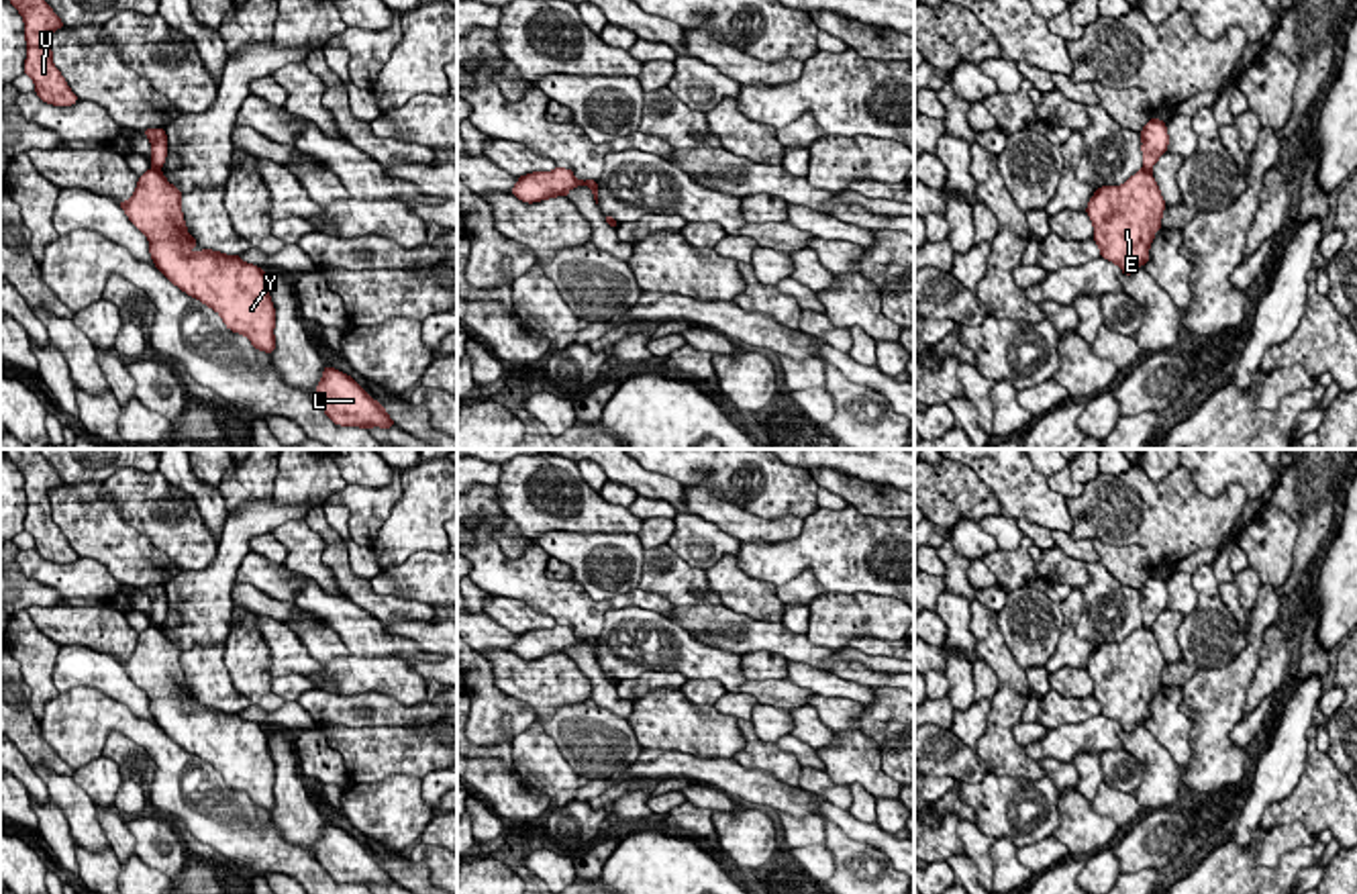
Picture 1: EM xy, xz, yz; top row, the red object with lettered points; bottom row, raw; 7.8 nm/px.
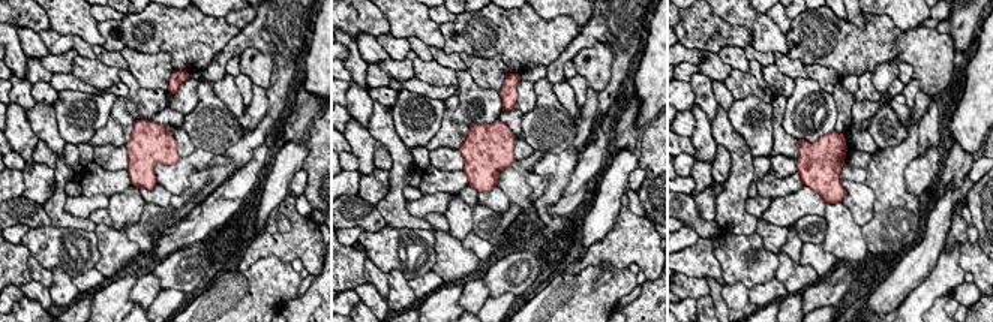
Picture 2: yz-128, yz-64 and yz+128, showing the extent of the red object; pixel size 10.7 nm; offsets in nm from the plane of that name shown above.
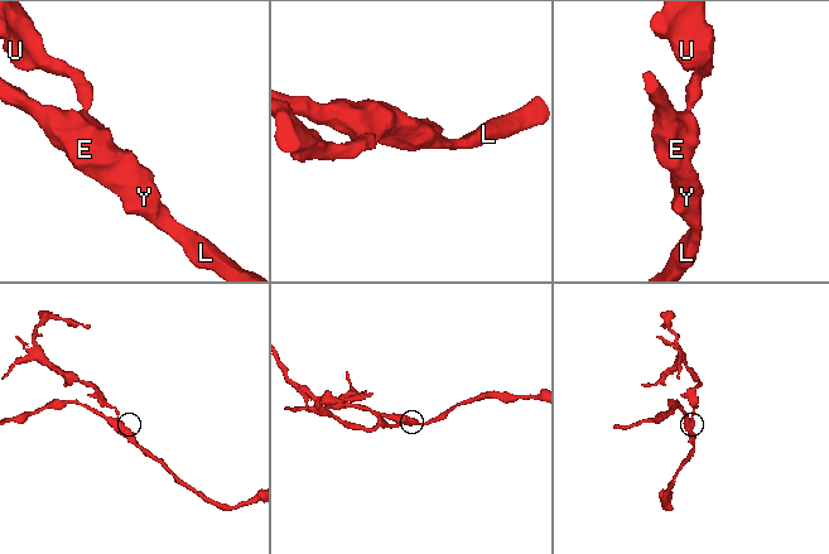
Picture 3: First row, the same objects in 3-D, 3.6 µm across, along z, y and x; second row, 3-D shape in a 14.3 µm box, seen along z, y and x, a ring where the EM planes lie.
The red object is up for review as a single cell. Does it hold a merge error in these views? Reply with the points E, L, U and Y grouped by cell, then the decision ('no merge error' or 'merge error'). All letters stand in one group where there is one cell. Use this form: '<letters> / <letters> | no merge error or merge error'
E L Y / U | merge error

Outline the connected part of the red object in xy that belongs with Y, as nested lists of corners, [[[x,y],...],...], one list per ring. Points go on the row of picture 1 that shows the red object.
[[[151,167],[139,176],[135,194],[118,206],[145,233],[153,263],[171,284],[216,310],[227,329],[271,355],[275,308],[267,271],[212,249],[188,255],[198,241],[186,229],[180,200],[182,192]]]

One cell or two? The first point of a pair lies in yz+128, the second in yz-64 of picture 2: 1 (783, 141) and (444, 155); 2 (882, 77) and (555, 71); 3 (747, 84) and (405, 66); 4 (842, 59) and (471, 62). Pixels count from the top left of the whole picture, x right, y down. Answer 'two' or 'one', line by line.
1: two
2: two
3: one
4: two

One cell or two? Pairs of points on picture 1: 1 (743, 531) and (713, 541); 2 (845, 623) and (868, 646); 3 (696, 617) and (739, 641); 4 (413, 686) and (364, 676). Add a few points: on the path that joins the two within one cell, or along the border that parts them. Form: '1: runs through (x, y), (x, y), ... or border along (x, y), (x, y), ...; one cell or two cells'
1: border along (688, 511), (715, 523), (739, 541); two cells
2: border along (892, 639), (862, 635), (847, 646); two cells
3: runs through (707, 619), (729, 631); one cell
4: runs through (400, 682), (392, 676), (376, 676); one cell

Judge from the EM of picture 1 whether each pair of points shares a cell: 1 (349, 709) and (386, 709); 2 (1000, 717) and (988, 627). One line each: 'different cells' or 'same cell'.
1: same cell
2: same cell

